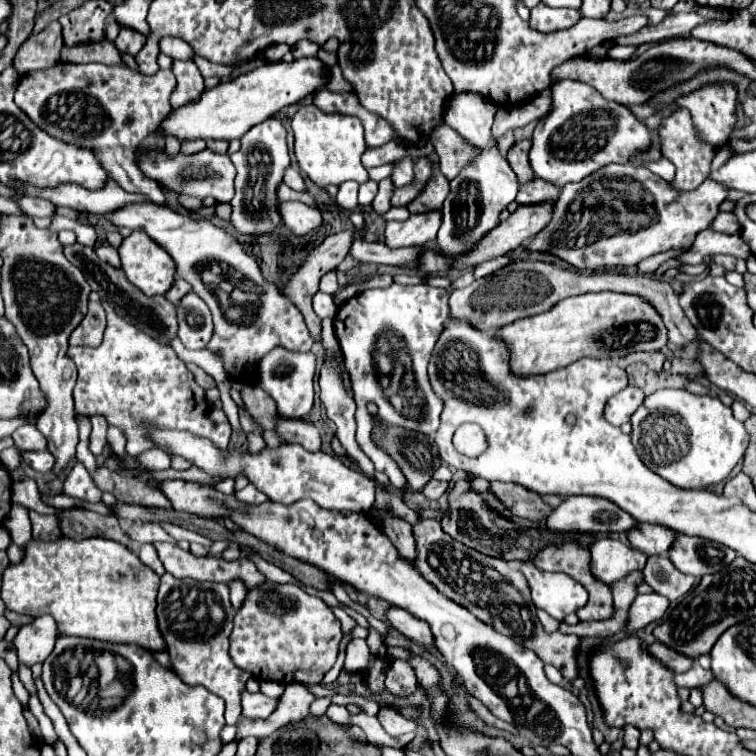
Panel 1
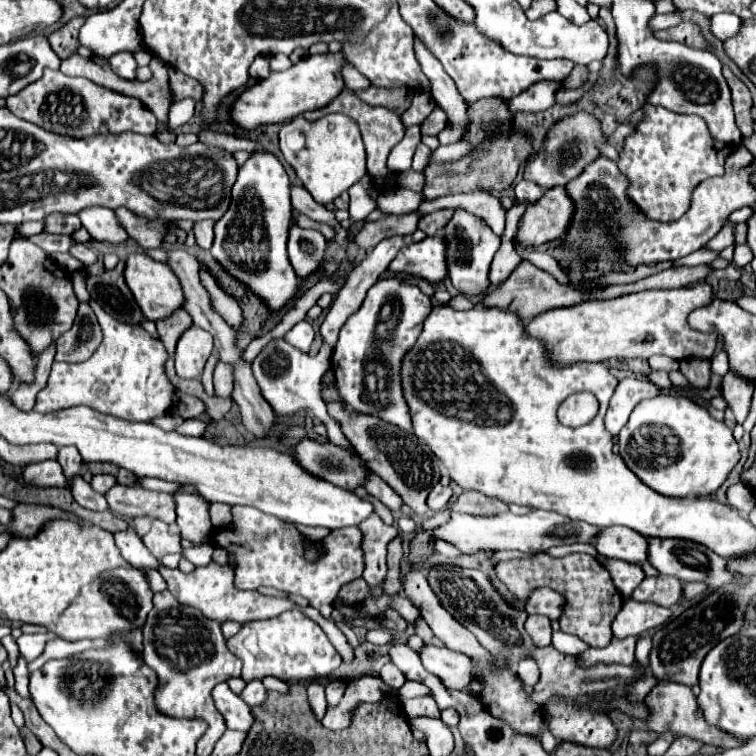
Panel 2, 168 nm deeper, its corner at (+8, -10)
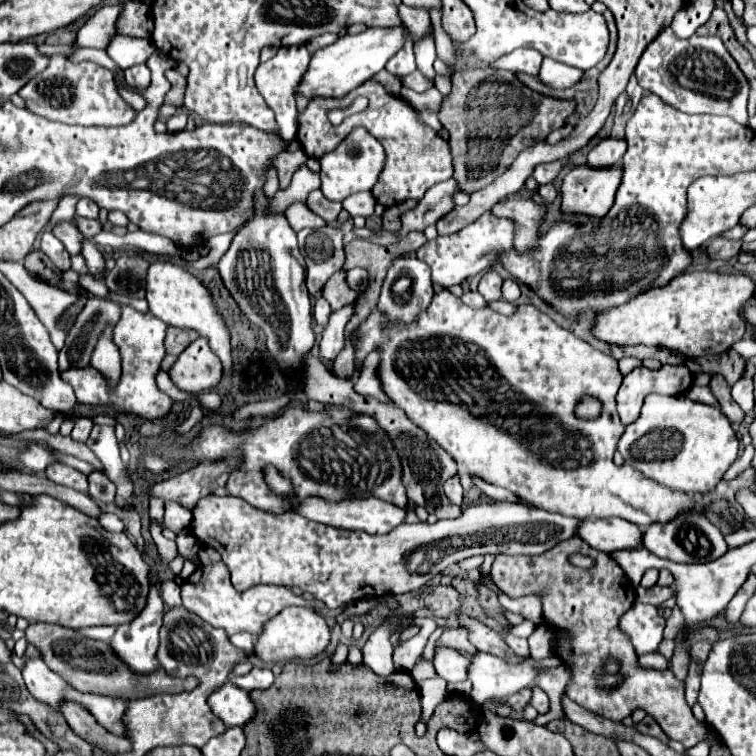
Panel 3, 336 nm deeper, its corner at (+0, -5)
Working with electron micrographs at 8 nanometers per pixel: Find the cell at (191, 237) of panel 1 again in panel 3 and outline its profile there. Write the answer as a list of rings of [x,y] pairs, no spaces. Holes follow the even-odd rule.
[[[81,198],[77,202],[77,216],[83,216],[83,218],[97,218],[99,216],[99,206],[89,200],[89,198]]]

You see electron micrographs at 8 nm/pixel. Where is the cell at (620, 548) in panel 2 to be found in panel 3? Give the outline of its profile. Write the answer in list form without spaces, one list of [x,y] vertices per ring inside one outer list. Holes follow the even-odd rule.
[[[599,518],[599,520],[581,520],[575,534],[585,540],[591,548],[601,552],[627,550],[641,544],[639,526],[623,520],[623,518]]]

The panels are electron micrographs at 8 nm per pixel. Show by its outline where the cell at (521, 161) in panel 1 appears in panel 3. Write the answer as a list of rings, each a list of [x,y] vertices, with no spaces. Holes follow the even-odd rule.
[[[457,70],[453,74],[453,88],[451,94],[443,98],[441,110],[439,110],[439,120],[443,128],[449,132],[449,144],[451,144],[451,154],[453,154],[453,166],[455,166],[455,178],[459,184],[459,190],[471,194],[475,190],[481,190],[489,186],[497,176],[501,176],[517,158],[521,150],[531,146],[535,138],[545,138],[549,132],[555,128],[561,128],[567,118],[575,112],[577,102],[575,100],[557,100],[543,96],[535,90],[529,90],[519,82],[515,74],[509,70]]]

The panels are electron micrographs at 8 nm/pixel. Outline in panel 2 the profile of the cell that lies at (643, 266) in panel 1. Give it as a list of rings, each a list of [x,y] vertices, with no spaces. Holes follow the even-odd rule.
[[[725,223],[725,227],[705,247],[711,251],[723,251],[729,245],[733,245],[733,225]]]

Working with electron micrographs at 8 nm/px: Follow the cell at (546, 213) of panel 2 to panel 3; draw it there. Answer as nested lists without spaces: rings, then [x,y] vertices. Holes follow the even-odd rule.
[[[583,164],[573,168],[561,184],[561,210],[565,214],[589,214],[603,218],[613,206],[621,176],[623,168],[619,164],[605,168]]]

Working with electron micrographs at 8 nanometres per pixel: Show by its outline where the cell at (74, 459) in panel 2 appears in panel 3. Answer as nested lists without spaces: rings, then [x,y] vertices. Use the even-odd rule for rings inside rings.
[[[79,416],[79,420],[75,422],[75,428],[71,432],[71,438],[77,442],[85,442],[89,438],[89,432],[93,428],[93,422],[89,416]]]

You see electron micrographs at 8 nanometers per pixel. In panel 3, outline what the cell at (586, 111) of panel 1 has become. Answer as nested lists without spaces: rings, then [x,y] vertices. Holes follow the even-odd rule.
[[[557,160],[557,162],[549,162],[549,164],[539,164],[533,172],[533,178],[537,180],[539,186],[543,184],[549,184],[555,180],[555,176],[561,172],[561,166],[563,166],[565,160]]]

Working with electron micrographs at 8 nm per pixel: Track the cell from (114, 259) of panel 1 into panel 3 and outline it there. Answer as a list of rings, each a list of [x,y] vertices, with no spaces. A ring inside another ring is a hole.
[[[71,220],[57,222],[51,232],[65,244],[65,248],[67,248],[67,252],[69,252],[71,256],[79,254],[79,250],[81,250],[81,234],[79,234],[77,226],[75,226]]]

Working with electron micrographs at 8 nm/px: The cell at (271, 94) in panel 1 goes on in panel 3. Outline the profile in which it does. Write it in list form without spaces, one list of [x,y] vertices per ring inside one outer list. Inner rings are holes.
[[[393,26],[393,28],[367,28],[361,34],[347,34],[339,38],[335,44],[317,50],[311,56],[309,70],[305,72],[305,78],[301,80],[301,86],[297,86],[297,94],[305,94],[307,98],[325,96],[325,98],[343,98],[363,82],[371,80],[377,72],[385,68],[391,56],[397,54],[397,50],[405,44],[405,26]]]

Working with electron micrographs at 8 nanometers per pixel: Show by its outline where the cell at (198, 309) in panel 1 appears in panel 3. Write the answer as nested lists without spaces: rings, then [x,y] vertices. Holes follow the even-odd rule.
[[[197,338],[179,354],[177,362],[169,370],[169,376],[183,392],[199,394],[215,388],[221,382],[223,366],[205,338]]]

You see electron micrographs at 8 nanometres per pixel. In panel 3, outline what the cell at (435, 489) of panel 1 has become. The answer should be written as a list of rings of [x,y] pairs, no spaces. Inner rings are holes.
[[[457,474],[445,482],[445,494],[453,504],[459,504],[459,506],[463,504],[463,486],[461,486]]]

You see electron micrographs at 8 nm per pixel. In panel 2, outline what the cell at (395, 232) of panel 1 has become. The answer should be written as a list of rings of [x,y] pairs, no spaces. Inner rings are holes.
[[[417,229],[415,233],[411,233],[411,235],[395,235],[395,237],[389,237],[389,239],[383,239],[351,273],[349,273],[349,277],[347,277],[347,281],[345,281],[345,285],[341,287],[341,291],[339,291],[339,295],[335,297],[335,301],[331,303],[331,307],[327,309],[327,315],[325,315],[325,319],[323,319],[323,323],[321,323],[321,335],[323,335],[323,341],[325,343],[329,343],[331,347],[335,345],[335,341],[337,341],[337,333],[339,333],[339,329],[343,327],[343,323],[349,319],[349,315],[353,315],[353,311],[357,311],[359,307],[361,307],[361,303],[363,303],[363,299],[365,299],[365,295],[367,295],[367,291],[369,291],[369,287],[381,277],[381,273],[385,273],[385,269],[387,269],[387,265],[391,263],[391,259],[399,253],[399,249],[401,247],[405,247],[405,245],[411,245],[411,243],[419,243],[419,241],[423,241],[427,235],[421,231],[421,229]]]

